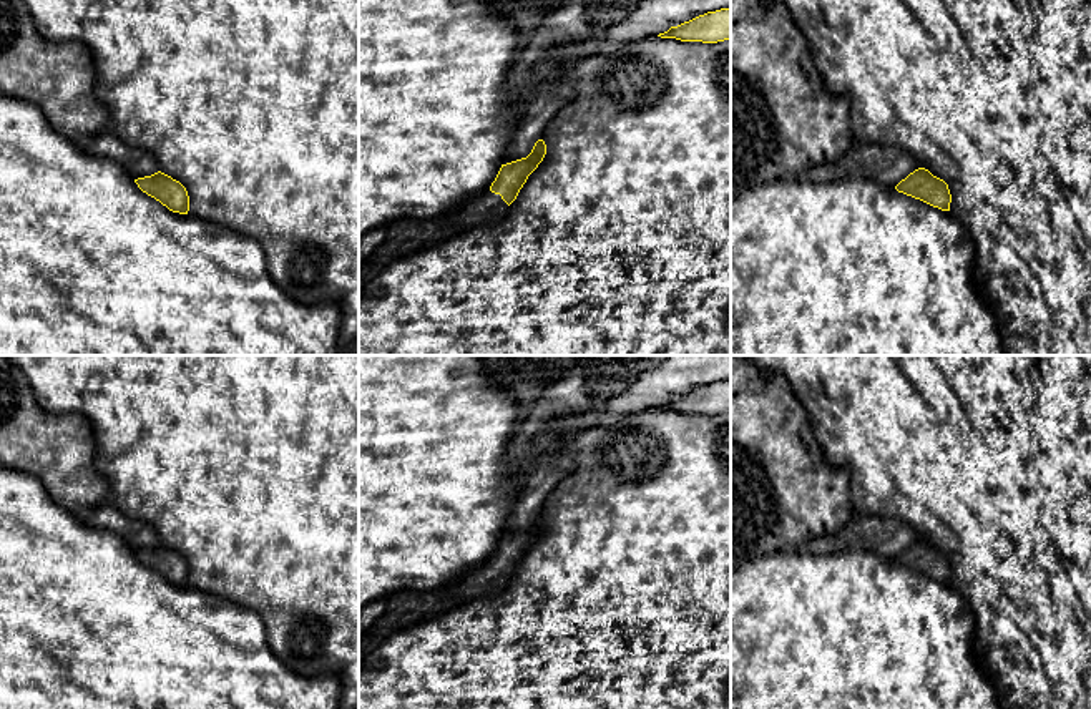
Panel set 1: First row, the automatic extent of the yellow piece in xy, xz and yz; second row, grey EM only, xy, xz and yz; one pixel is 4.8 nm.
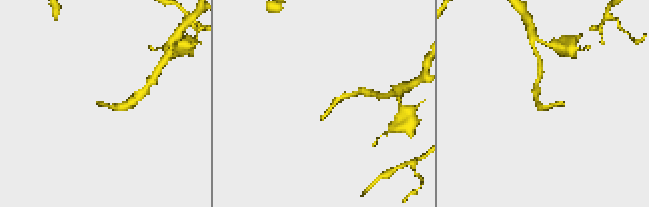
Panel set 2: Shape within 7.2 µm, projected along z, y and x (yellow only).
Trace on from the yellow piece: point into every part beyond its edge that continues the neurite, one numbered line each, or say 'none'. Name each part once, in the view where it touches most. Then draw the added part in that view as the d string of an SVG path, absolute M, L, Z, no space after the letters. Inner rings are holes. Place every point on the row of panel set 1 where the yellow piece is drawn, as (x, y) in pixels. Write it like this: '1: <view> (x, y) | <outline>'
1: xz (487, 208) | M490 189L462 204L460 213L452 219L455 236L462 236L475 227L488 226L501 221L510 206L500 194Z

